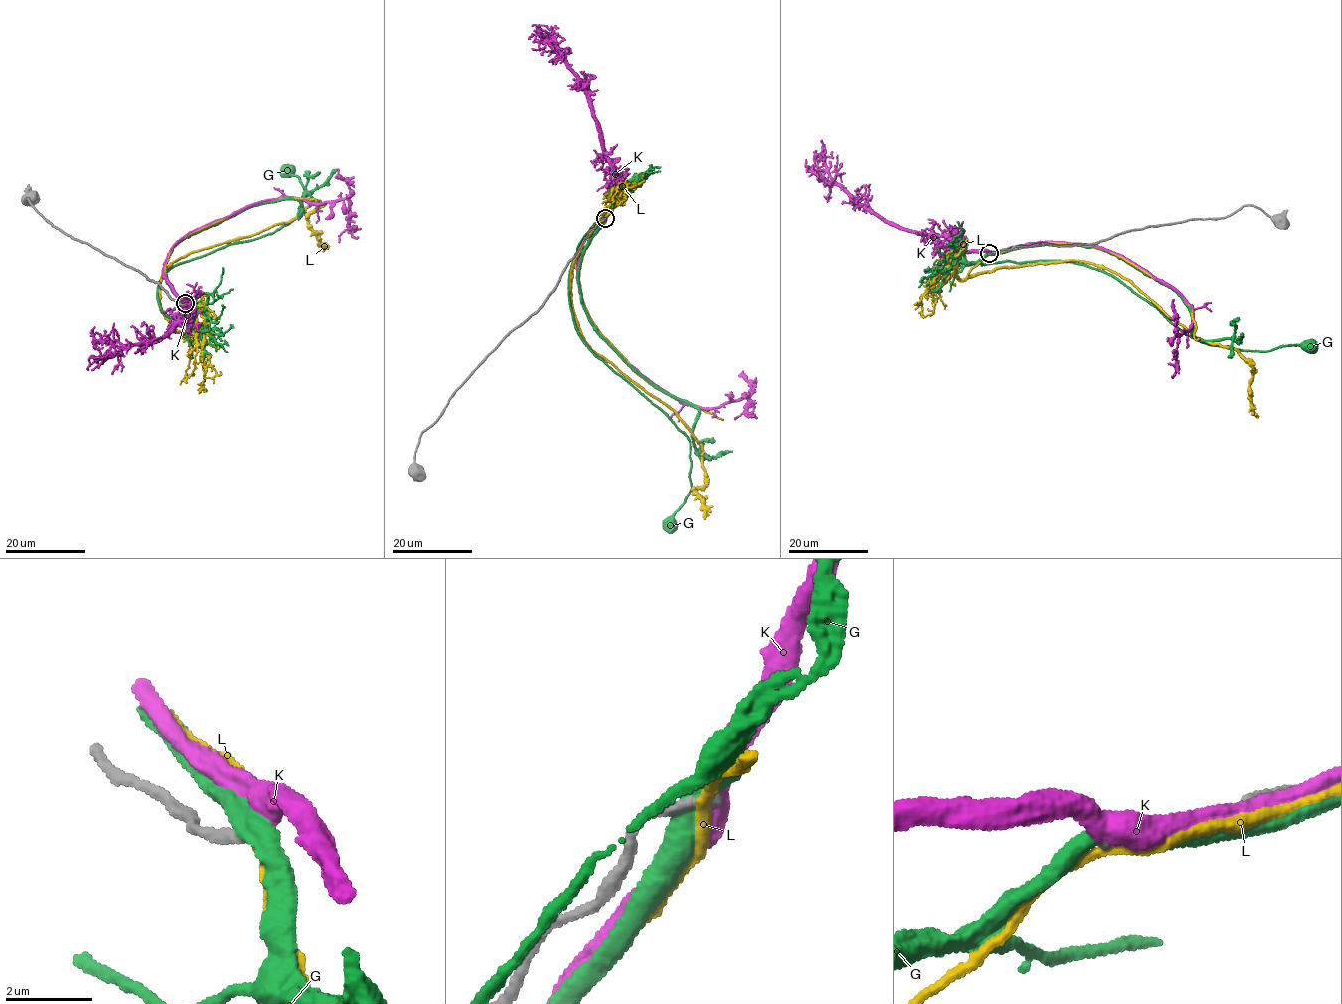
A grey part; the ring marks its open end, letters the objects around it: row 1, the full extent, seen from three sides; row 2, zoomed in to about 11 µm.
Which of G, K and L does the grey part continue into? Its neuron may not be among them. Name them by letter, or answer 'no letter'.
K

